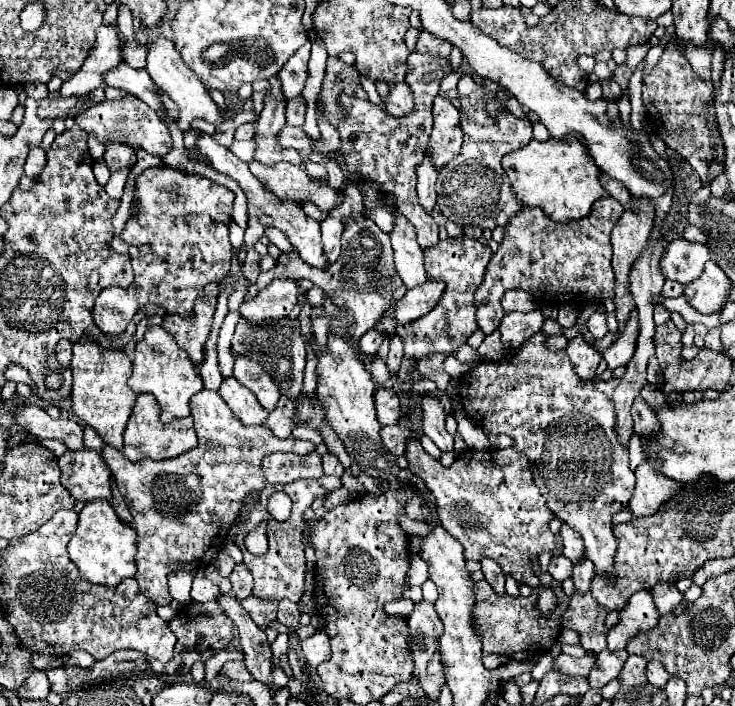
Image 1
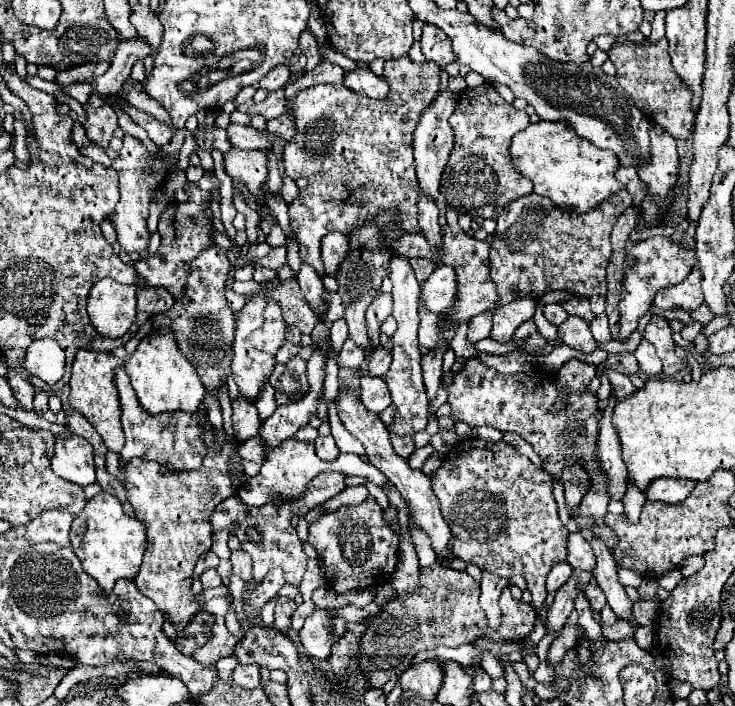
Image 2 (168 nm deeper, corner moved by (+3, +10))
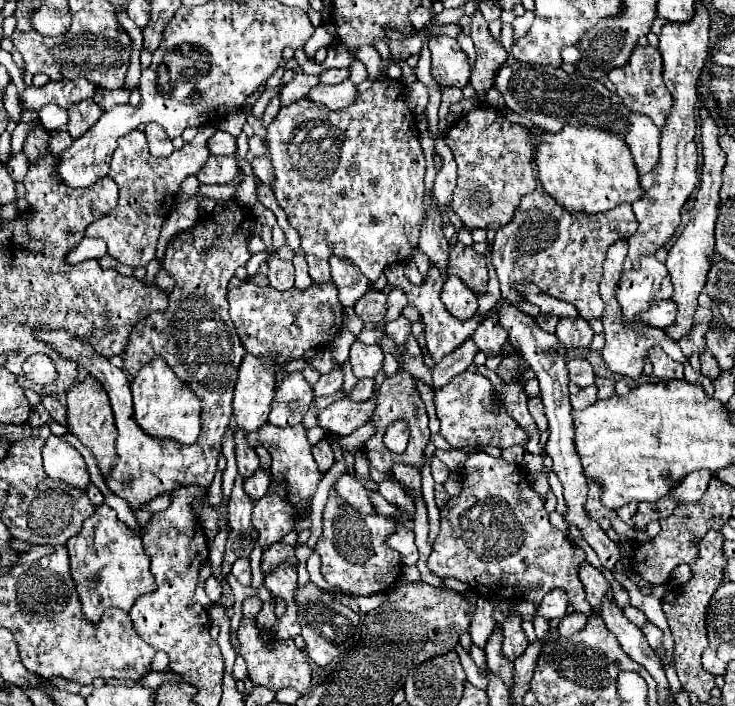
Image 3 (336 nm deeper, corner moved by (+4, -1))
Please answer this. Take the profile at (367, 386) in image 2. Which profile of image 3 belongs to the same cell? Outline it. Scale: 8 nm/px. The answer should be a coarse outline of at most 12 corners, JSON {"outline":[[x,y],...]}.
{"outline":[[341,398],[319,416],[321,428],[347,436],[373,416],[377,398]]}

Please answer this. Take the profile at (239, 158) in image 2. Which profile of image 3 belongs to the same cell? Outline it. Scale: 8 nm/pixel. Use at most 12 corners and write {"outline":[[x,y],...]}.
{"outline":[[209,156],[197,174],[203,184],[229,184],[239,178],[235,156]]}

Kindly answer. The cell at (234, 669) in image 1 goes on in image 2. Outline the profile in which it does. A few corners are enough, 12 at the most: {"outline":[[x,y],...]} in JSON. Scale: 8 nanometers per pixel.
{"outline":[[238,665],[232,679],[244,689],[260,687],[256,665]]}

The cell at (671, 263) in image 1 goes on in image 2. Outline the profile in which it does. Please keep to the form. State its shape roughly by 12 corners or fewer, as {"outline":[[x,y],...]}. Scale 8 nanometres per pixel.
{"outline":[[668,237],[628,245],[620,333],[628,337],[658,289],[680,283],[694,251]]}

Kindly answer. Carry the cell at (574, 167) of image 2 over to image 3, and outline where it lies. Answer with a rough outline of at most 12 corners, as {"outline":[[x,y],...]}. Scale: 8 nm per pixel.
{"outline":[[591,126],[543,132],[543,192],[573,214],[643,196],[631,150]]}

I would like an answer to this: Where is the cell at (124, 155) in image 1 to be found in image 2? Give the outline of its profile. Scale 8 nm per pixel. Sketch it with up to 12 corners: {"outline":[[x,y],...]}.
{"outline":[[98,95],[84,103],[86,135],[108,147],[118,127],[114,109]]}

